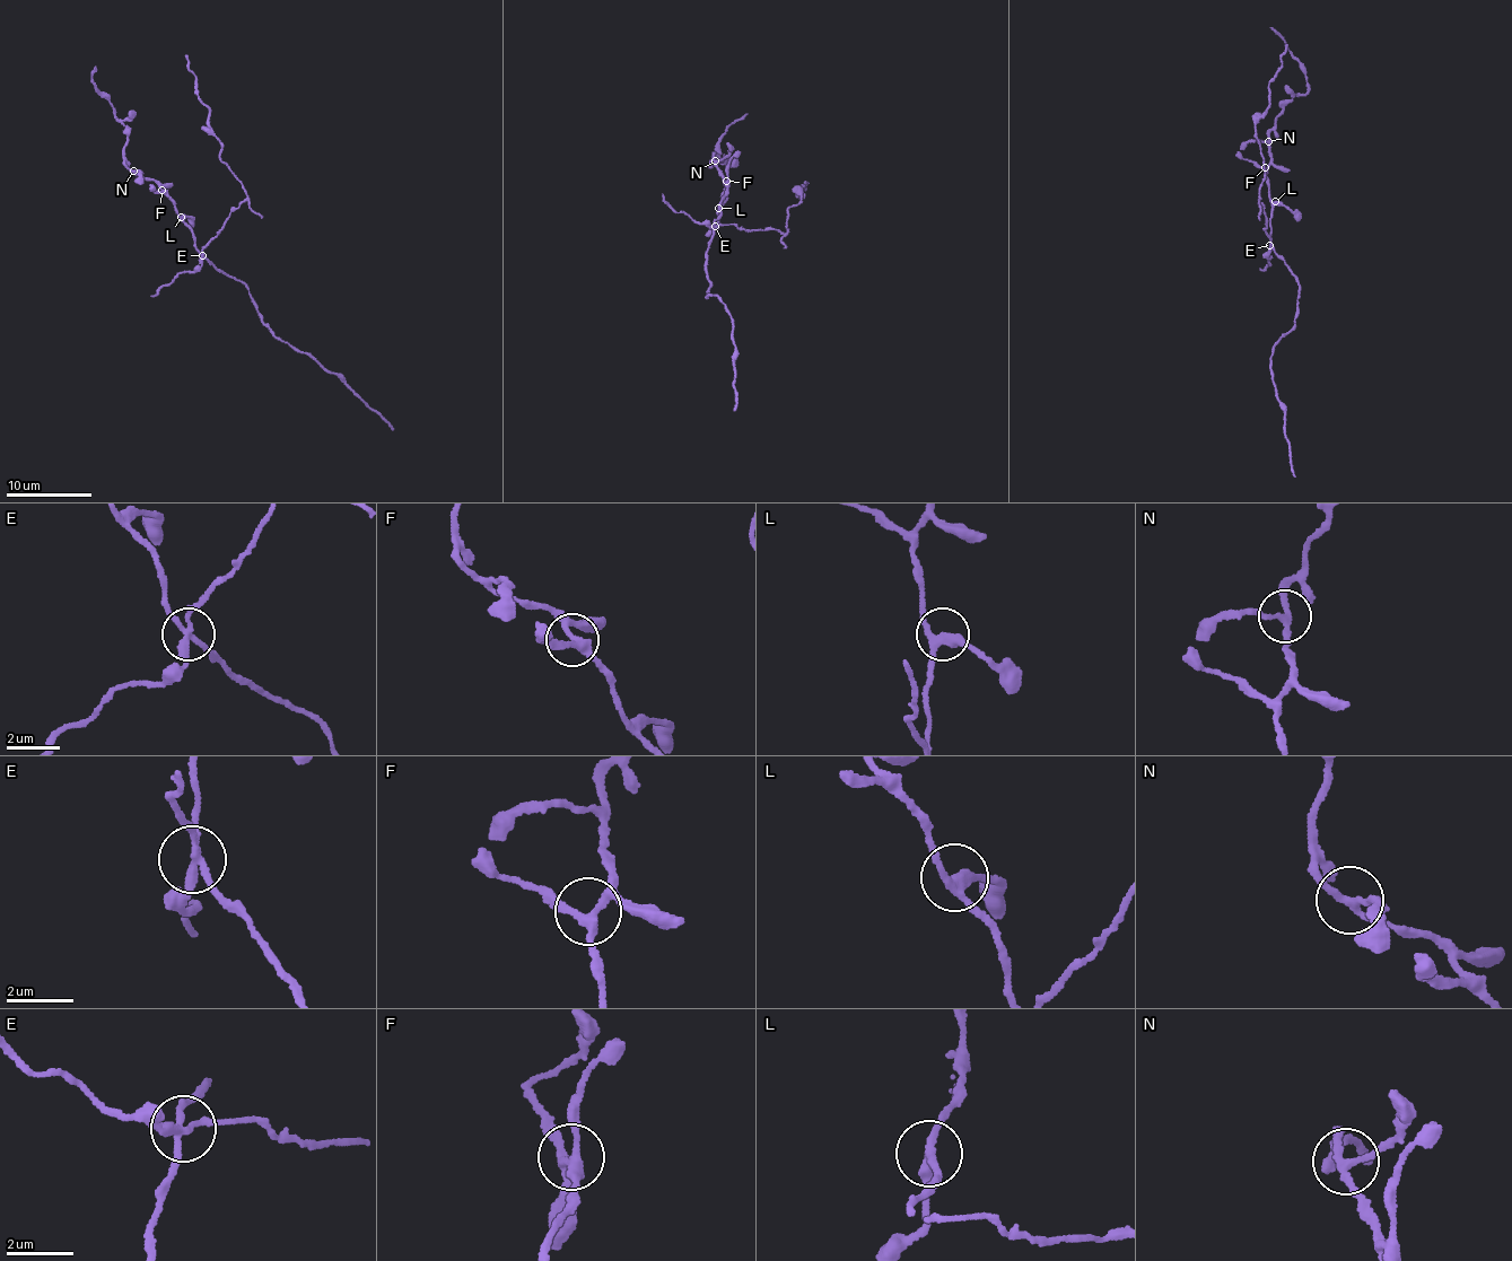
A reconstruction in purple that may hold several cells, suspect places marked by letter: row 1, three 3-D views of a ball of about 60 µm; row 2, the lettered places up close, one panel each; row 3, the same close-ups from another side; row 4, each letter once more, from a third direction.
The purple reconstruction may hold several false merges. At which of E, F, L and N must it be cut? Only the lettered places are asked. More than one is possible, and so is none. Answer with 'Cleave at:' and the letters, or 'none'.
Cleave at: E

